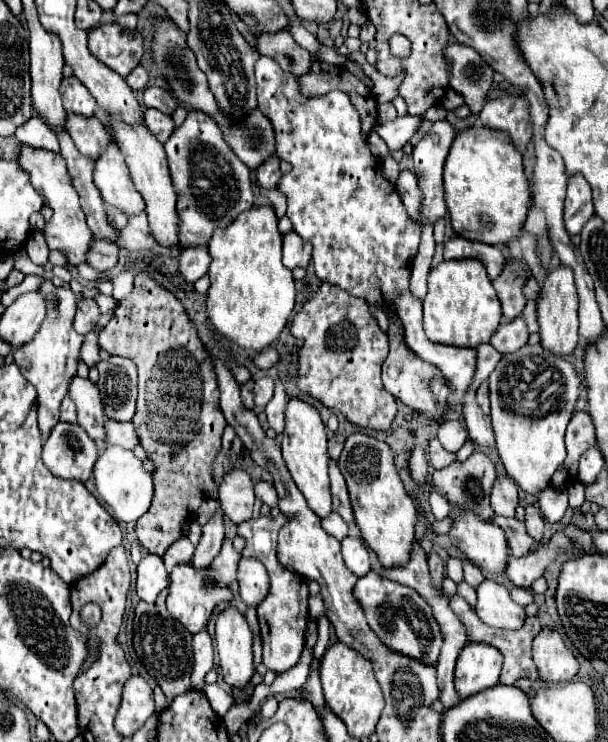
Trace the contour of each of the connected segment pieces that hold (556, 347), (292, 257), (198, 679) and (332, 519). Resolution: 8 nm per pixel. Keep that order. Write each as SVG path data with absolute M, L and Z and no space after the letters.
M558 266L556 270L548 274L536 298L536 312L538 312L538 326L540 326L538 334L540 334L540 344L544 350L548 350L554 356L562 356L562 358L568 358L574 352L580 340L576 310L578 310L578 296L576 296L572 270Z
M288 232L284 236L284 266L294 270L294 268L306 268L310 262L310 244L302 242L296 232Z
M206 630L194 634L192 648L194 648L194 668L191 672L191 684L202 691L206 686L204 676L208 670L212 670L212 640Z
M330 514L328 518L324 518L322 520L322 528L330 534L330 536L334 536L334 538L338 538L338 540L342 540L344 536L346 536L346 522L342 522L342 518L338 518L338 514Z

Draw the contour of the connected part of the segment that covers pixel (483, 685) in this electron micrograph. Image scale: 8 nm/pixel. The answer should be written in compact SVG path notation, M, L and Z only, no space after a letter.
M470 642L458 656L454 686L462 700L498 684L502 654L484 642Z

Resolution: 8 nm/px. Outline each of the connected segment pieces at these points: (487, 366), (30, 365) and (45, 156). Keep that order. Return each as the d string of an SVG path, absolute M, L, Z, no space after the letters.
M482 344L476 350L478 350L478 382L474 382L474 390L480 386L482 380L488 378L490 370L494 370L494 366L502 358L502 354L494 346L490 346L490 344Z
M44 280L36 292L46 300L46 318L38 334L34 336L34 340L14 350L14 364L22 370L24 378L38 392L38 426L40 426L42 438L46 440L54 424L60 420L58 408L62 398L66 396L68 380L76 374L76 360L84 338L76 334L76 330L72 328L72 320L76 312L76 294L70 288L56 288L52 280Z
M20 144L16 148L16 160L14 160L20 170L24 170L30 176L30 184L40 192L44 206L54 210L54 216L50 222L46 222L44 226L44 236L46 242L50 246L50 250L60 250L70 264L80 264L84 262L84 254L86 254L86 246L90 246L92 242L92 232L86 226L86 216L82 212L78 194L70 182L68 170L66 170L66 160L50 150L40 150L28 144Z

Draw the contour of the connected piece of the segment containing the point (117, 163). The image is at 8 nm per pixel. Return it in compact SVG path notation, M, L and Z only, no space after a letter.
M112 144L100 160L96 160L94 184L100 190L104 202L122 210L126 216L146 212L146 202L142 200L142 194L134 188L130 170L116 144Z

